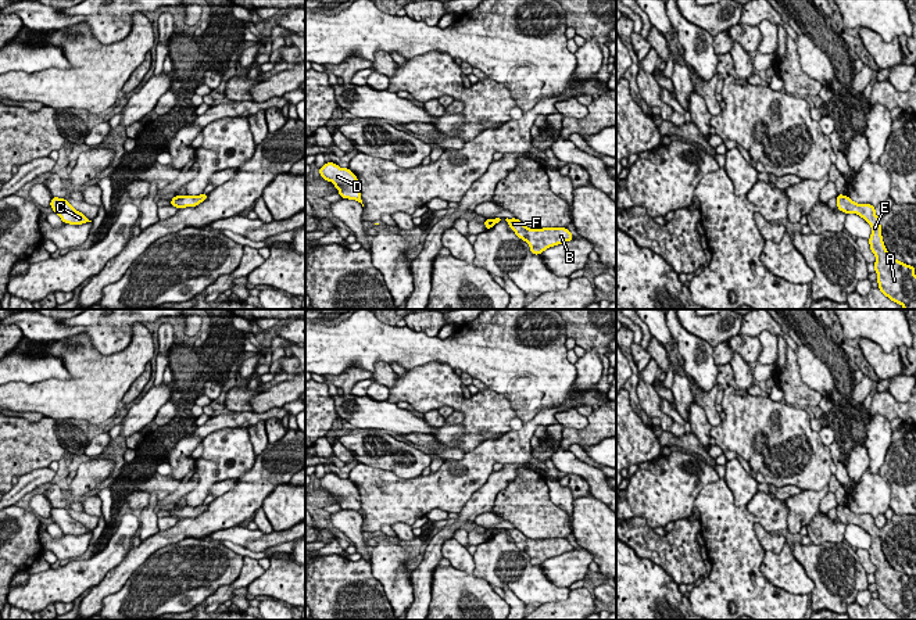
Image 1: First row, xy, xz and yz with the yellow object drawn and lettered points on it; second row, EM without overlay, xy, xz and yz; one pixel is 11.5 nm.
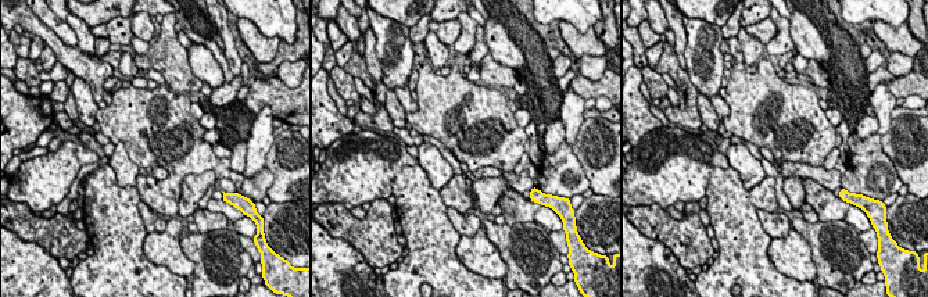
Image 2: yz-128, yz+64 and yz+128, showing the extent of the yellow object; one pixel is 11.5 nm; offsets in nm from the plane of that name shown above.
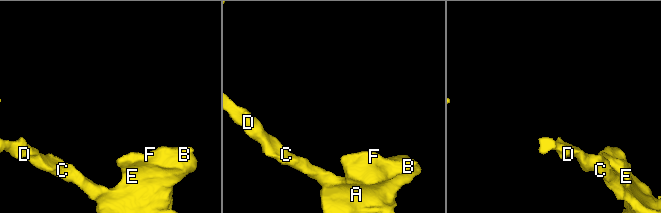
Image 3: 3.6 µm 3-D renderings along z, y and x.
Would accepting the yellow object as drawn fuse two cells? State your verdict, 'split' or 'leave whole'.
leave whole

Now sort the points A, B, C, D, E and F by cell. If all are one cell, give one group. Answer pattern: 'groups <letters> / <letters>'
groups A B C D E F

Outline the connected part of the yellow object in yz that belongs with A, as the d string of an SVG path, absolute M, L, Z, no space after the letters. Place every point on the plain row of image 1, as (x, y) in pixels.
M842 505L837 506L837 519L845 524L859 526L872 537L869 555L876 566L874 583L879 601L891 612L902 616L904 620L916 620L916 580L892 569L887 562L876 519L872 515L858 515Z

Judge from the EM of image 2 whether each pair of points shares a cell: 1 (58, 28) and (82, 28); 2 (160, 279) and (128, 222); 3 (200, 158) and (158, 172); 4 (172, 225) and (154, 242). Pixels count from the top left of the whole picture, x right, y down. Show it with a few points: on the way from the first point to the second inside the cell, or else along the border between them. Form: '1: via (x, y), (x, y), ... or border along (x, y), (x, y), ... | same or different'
1: border along (54, 14), (74, 32), (76, 46) | different
2: via (144, 268), (132, 256), (132, 240), (129, 238) | same
3: border along (168, 171), (164, 178), (150, 176) | different
4: via (171, 231), (160, 242) | same

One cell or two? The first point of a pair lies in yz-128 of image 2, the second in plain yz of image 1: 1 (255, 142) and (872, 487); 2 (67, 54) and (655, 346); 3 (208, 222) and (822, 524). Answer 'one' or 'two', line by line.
1: two
2: two
3: one

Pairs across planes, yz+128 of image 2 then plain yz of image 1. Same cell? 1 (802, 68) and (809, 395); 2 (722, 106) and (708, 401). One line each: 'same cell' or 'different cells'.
1: same cell
2: same cell

